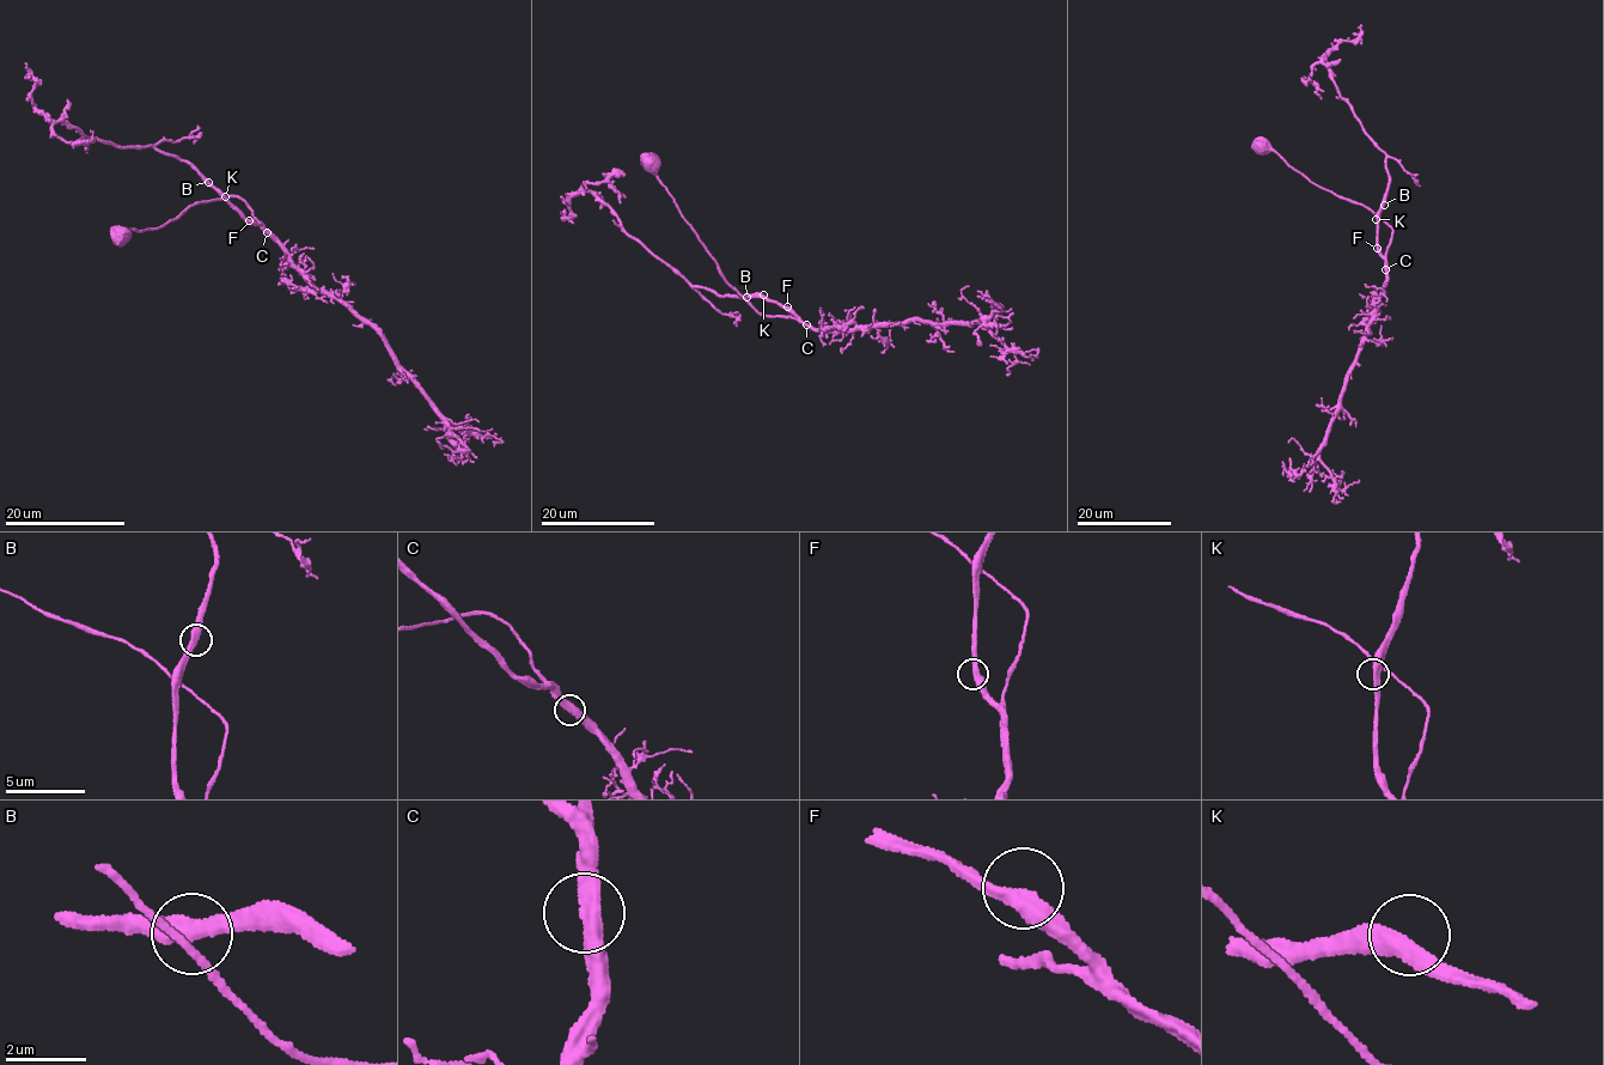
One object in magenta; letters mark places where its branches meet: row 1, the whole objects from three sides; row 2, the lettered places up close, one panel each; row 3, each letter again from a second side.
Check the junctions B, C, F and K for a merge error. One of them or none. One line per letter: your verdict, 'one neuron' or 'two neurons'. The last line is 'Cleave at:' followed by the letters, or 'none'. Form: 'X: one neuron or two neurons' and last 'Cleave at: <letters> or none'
B: one neuron
C: one neuron
F: one neuron
K: one neuron
Cleave at: none

